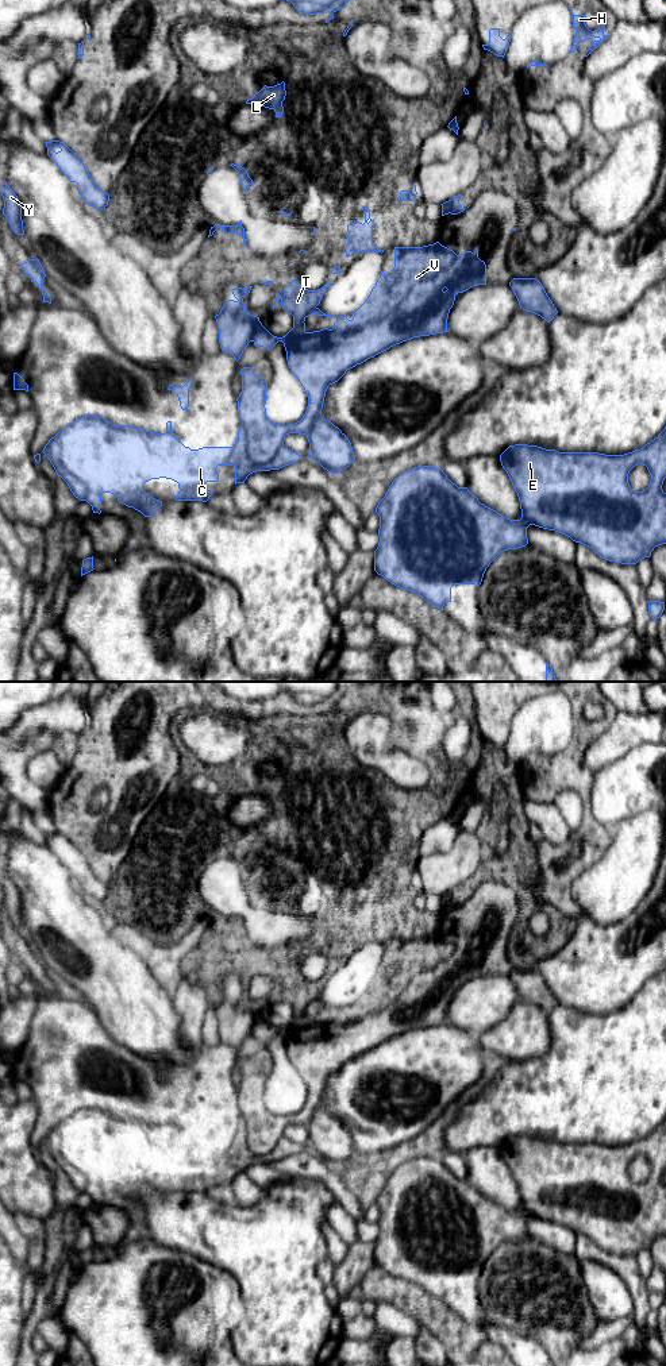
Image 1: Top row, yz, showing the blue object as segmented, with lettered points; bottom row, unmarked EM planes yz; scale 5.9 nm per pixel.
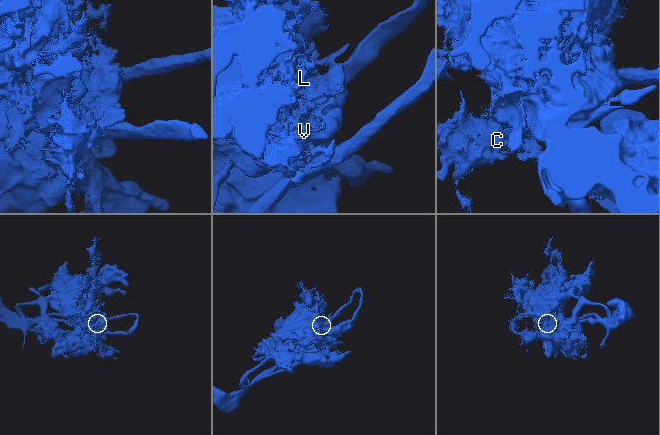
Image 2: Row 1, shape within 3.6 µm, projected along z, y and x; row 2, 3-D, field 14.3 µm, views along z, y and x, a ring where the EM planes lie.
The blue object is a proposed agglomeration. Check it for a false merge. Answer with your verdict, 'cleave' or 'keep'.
cleave

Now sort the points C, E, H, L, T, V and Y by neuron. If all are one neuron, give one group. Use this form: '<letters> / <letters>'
C E H L V Y / T

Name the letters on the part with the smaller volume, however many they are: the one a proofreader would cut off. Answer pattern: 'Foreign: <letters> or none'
Foreign: T

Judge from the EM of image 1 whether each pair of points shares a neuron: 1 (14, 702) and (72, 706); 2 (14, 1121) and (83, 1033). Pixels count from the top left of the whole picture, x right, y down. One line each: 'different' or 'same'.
1: different
2: different

